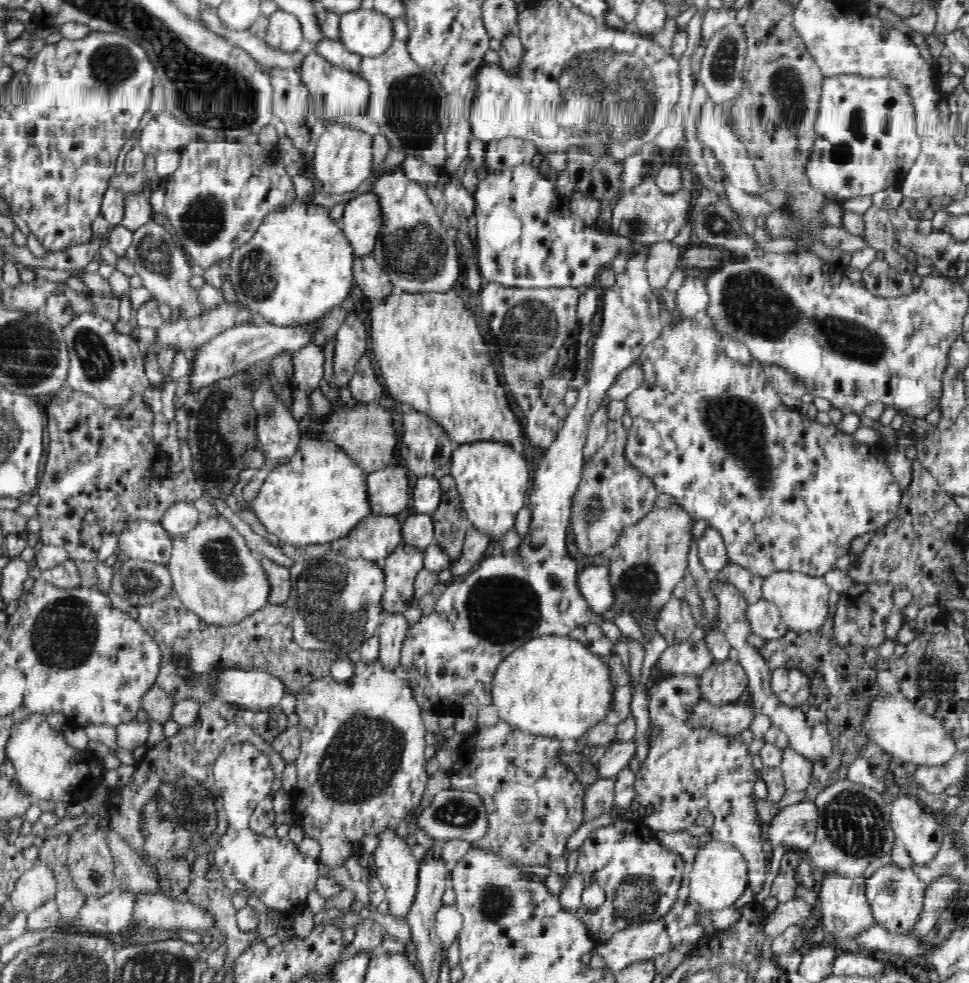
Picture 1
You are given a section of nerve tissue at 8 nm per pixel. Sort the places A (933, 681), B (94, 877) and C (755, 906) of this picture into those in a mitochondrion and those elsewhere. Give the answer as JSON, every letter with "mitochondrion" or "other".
{"A":"mitochondrion","B":"mitochondrion","C":"other"}

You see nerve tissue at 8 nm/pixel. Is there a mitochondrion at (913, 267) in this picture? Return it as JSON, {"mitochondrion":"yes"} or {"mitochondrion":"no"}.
{"mitochondrion":"no"}

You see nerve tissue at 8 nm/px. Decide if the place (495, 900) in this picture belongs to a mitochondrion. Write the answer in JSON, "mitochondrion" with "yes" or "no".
{"mitochondrion":"yes"}

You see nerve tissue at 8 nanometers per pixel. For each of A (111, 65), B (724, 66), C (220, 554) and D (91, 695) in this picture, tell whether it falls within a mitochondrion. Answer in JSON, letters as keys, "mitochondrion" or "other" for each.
{"A":"mitochondrion","B":"mitochondrion","C":"mitochondrion","D":"other"}

